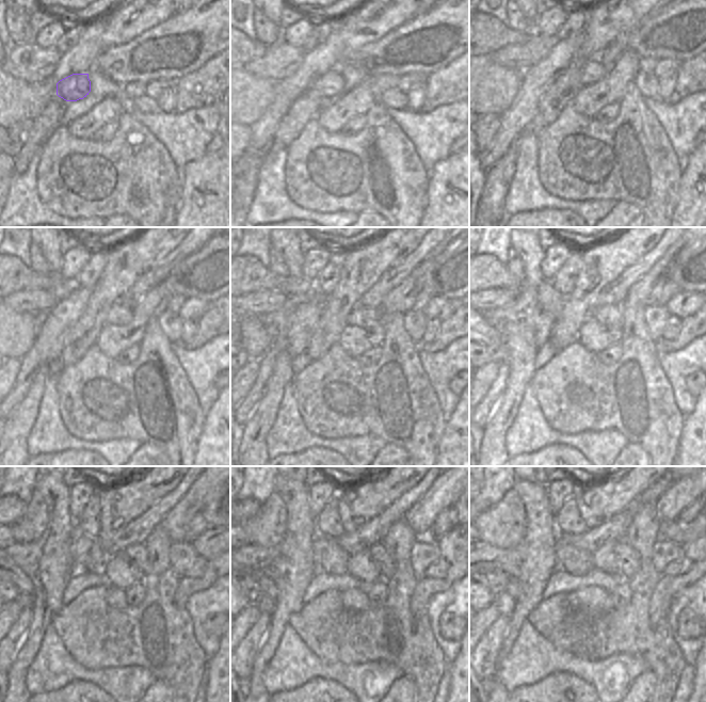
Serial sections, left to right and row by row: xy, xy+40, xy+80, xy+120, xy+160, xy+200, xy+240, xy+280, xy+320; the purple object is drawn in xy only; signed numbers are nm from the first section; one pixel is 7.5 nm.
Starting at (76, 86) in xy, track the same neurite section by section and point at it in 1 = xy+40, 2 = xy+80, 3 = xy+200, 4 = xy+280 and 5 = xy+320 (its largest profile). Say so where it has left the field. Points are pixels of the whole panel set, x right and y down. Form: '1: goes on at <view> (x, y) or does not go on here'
1: goes on at xy+40 (346, 76)
2: goes on at xy+80 (593, 70)
3: goes on at xy+200 (612, 315)
4: goes on at xy+280 (378, 552)
5: goes on at xy+320 (628, 560)

